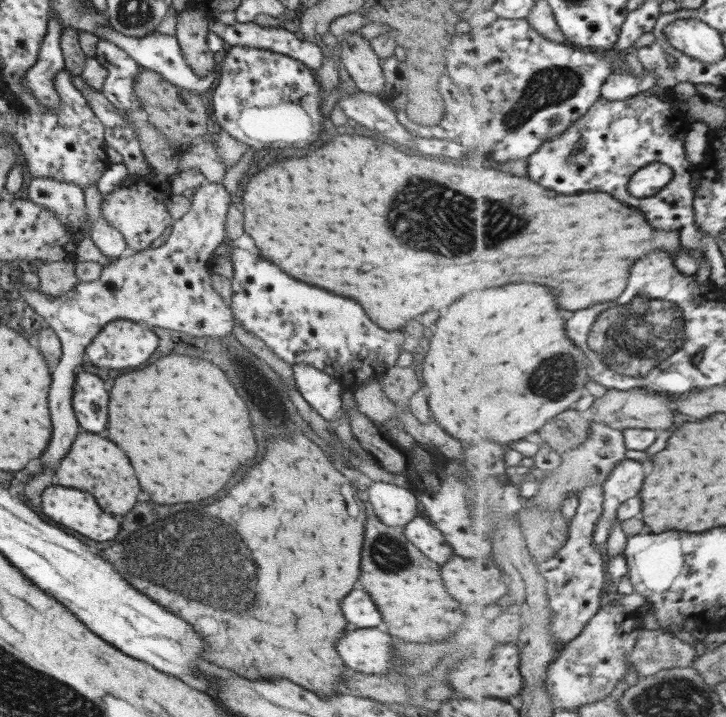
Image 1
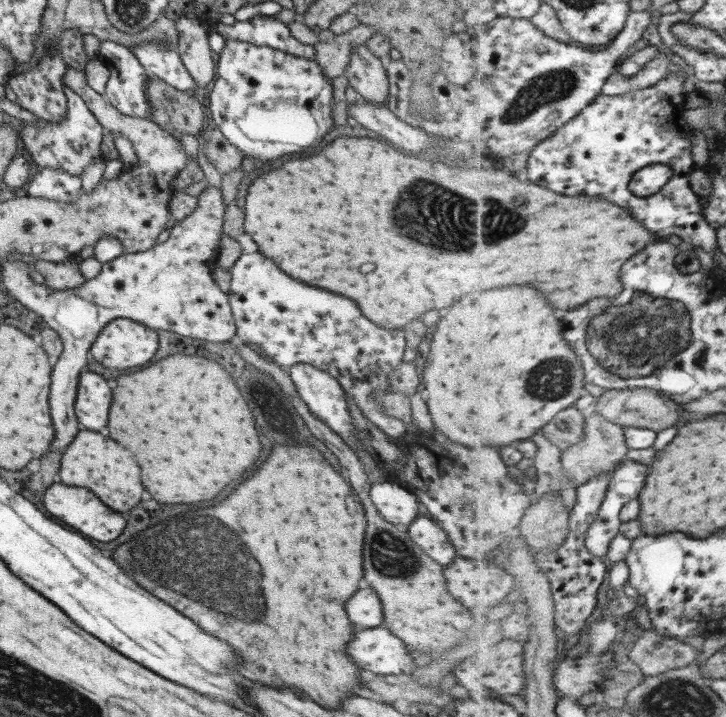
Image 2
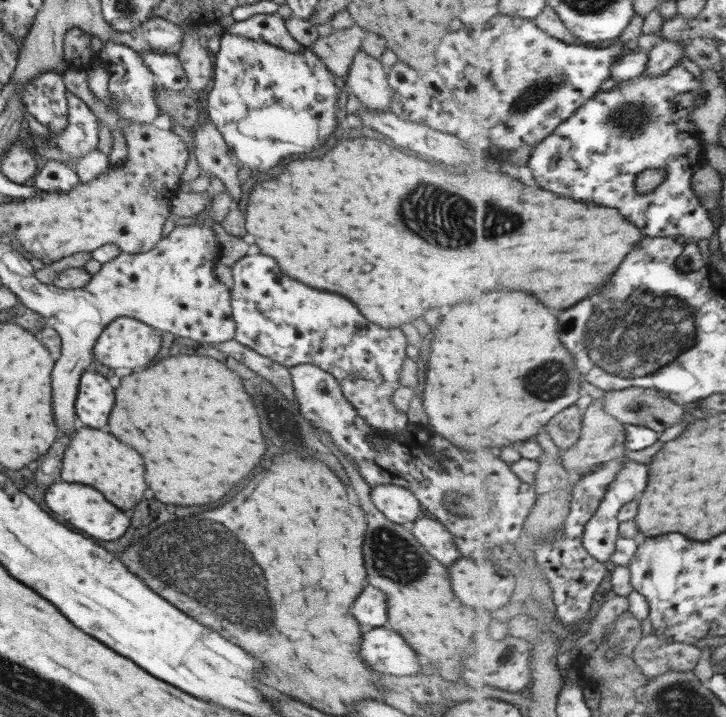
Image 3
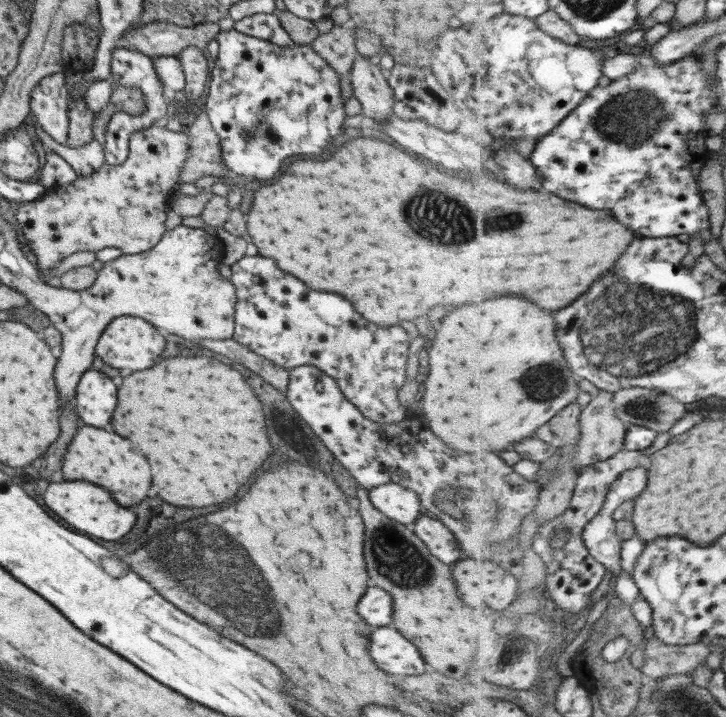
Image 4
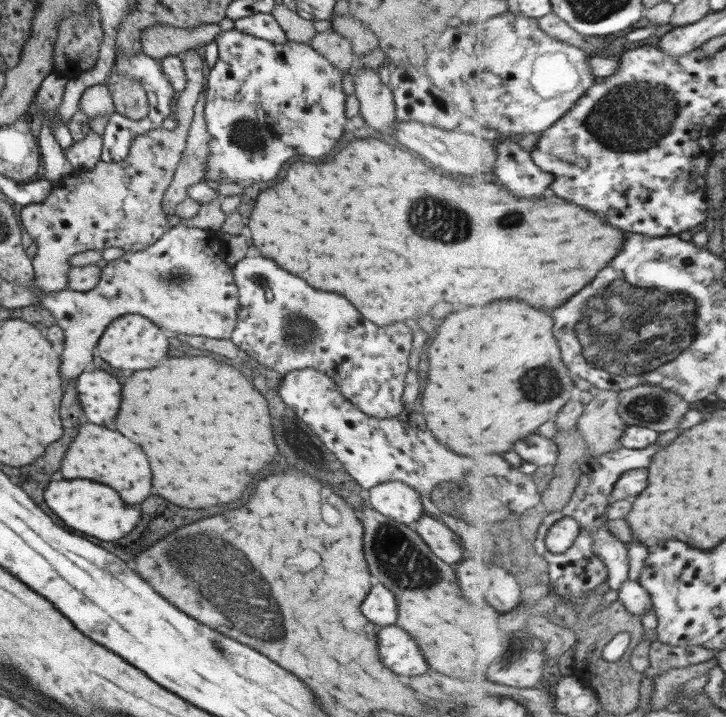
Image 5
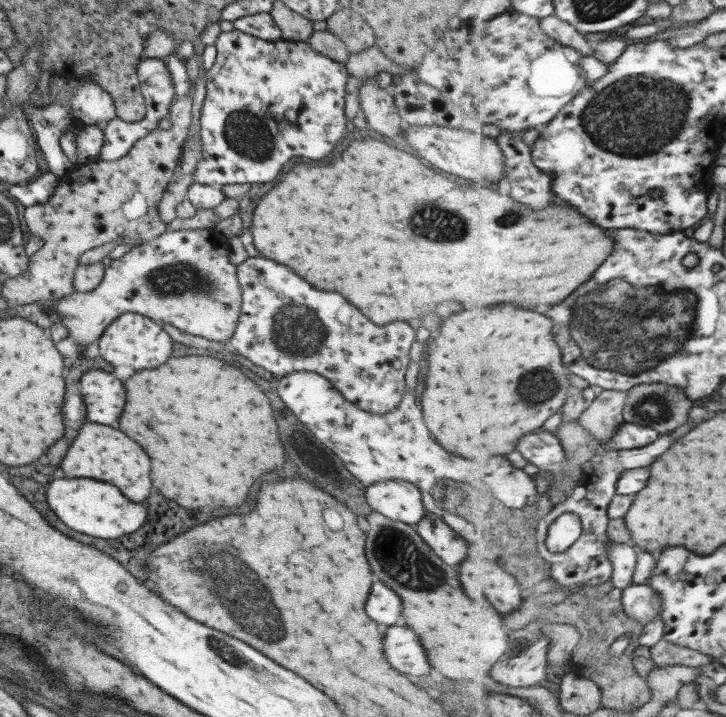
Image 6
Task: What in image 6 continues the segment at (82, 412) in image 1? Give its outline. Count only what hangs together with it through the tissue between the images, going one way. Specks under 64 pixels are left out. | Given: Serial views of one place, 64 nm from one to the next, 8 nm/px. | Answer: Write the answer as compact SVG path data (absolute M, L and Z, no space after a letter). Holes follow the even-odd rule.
M89 370L89 372L85 372L81 376L79 392L81 392L81 398L85 402L87 420L89 422L97 422L97 424L105 424L105 426L117 428L117 418L119 418L123 402L125 402L123 384L117 378L113 378L109 372L103 372L103 370Z

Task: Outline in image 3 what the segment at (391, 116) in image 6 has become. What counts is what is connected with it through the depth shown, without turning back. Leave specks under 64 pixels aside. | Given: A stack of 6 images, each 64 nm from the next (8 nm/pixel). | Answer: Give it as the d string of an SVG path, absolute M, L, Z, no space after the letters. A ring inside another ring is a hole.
M363 50L355 52L351 64L349 65L346 75L346 85L349 86L351 94L353 94L367 110L375 112L383 112L388 110L391 102L391 87L389 87L386 79L386 69L380 64L379 59L367 56Z

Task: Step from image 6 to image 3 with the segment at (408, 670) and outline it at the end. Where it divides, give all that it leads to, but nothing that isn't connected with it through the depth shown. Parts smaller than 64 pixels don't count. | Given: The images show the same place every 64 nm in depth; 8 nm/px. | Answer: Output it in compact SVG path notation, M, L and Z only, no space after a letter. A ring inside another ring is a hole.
M373 628L361 636L361 656L377 672L407 676L421 670L411 646L393 630Z

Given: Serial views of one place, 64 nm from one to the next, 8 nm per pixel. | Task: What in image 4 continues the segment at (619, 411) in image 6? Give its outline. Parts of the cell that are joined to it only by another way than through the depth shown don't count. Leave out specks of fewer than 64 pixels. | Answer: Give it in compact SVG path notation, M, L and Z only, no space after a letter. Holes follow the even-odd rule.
M600 391L593 397L589 404L583 409L579 426L581 426L581 438L577 444L577 450L573 454L571 464L581 470L602 460L611 459L625 449L626 435L629 425L621 420L614 407L615 393Z

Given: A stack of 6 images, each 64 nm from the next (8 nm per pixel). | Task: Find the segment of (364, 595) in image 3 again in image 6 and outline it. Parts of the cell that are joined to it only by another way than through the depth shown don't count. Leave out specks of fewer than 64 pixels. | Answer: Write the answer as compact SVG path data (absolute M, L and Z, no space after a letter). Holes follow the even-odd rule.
M375 582L365 602L365 614L379 624L395 624L401 614L401 600L385 584Z

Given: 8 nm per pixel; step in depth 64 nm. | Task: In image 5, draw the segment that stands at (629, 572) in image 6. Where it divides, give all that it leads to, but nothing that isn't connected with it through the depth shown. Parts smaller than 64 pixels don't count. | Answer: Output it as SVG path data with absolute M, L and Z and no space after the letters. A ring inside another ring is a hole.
M604 523L593 534L593 539L595 539L593 542L595 555L603 559L607 568L610 569L609 588L619 591L619 588L629 580L629 570L631 570L629 548L626 543L610 532L608 523Z

